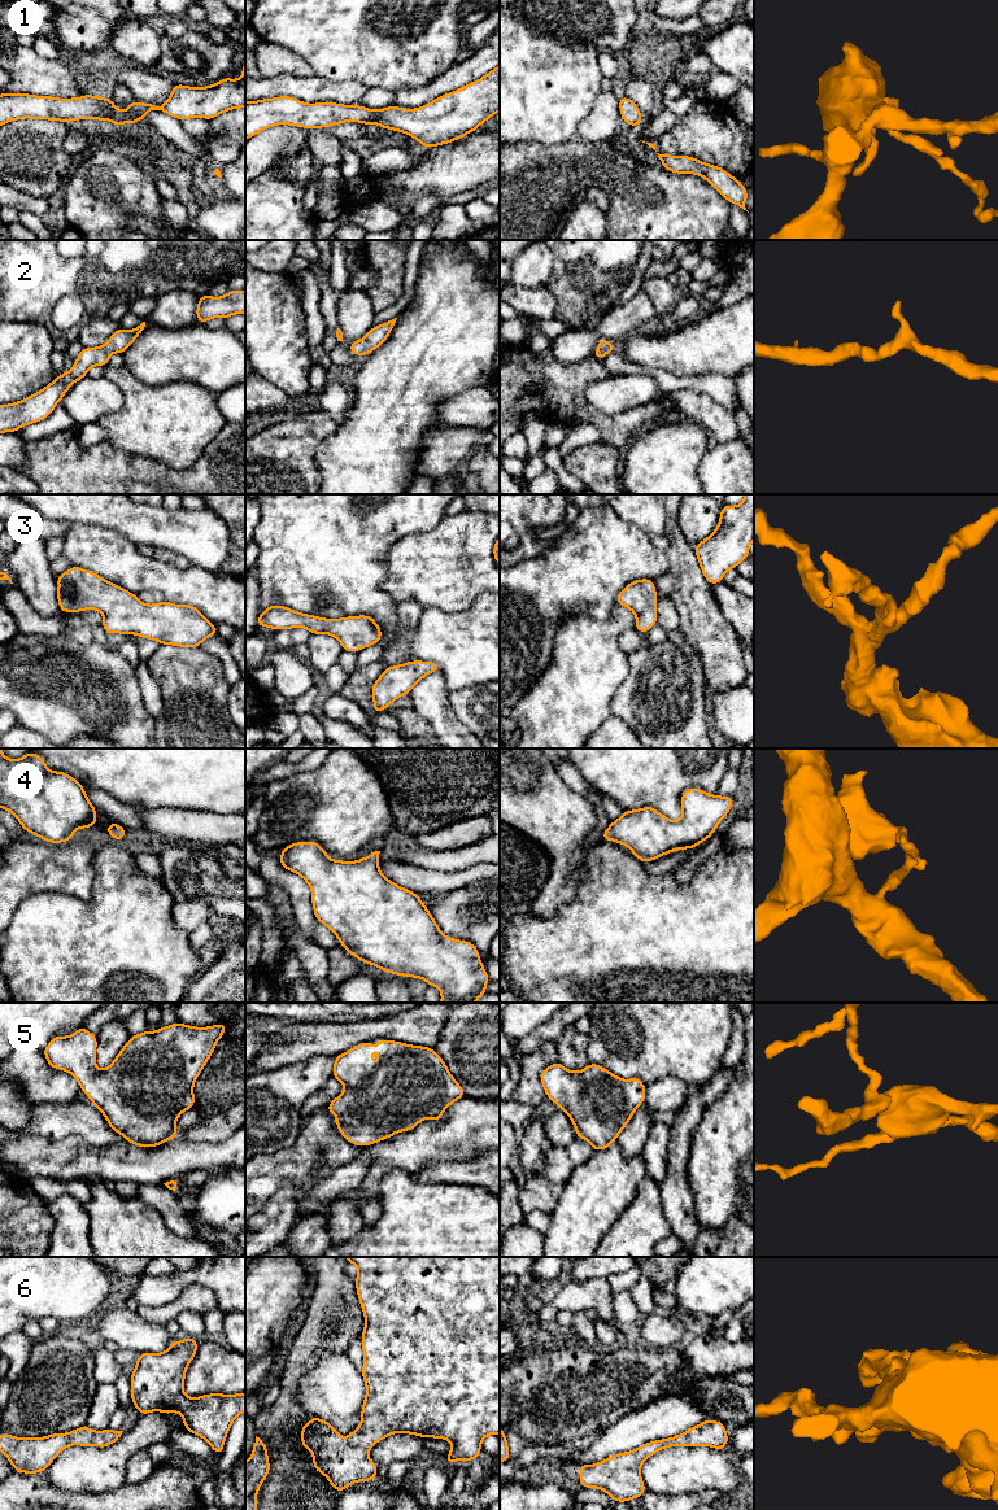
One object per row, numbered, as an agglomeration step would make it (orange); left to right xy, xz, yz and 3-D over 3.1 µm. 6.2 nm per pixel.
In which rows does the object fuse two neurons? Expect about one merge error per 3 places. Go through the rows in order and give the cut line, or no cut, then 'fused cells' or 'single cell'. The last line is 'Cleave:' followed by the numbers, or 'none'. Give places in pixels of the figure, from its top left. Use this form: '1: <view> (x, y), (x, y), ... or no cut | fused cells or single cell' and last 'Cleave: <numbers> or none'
1: no cut | single cell
2: no cut | single cell
3: no cut | single cell
4: no cut | single cell
5: no cut | single cell
6: no cut | single cell
Cleave: none

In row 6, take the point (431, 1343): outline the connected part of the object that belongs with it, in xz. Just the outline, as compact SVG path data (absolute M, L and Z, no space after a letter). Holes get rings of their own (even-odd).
M344 1257L358 1267L354 1279L357 1296L365 1315L365 1328L361 1335L363 1350L363 1367L361 1374L366 1385L366 1396L362 1404L361 1424L345 1439L334 1426L323 1419L311 1417L310 1422L301 1427L301 1443L304 1449L313 1453L314 1468L324 1475L335 1491L345 1492L345 1488L357 1481L370 1481L376 1478L378 1465L369 1457L369 1450L380 1440L392 1433L410 1433L419 1437L444 1439L452 1443L452 1449L445 1462L475 1461L481 1452L481 1441L488 1435L500 1435L500 1257Z

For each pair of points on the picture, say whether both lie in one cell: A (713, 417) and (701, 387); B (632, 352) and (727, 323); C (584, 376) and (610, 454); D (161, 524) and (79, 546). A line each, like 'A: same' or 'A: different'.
A: different
B: same
C: different
D: different

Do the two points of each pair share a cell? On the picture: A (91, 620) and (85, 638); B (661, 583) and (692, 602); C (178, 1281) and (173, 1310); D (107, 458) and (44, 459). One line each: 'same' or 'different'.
A: same
B: different
C: different
D: same

